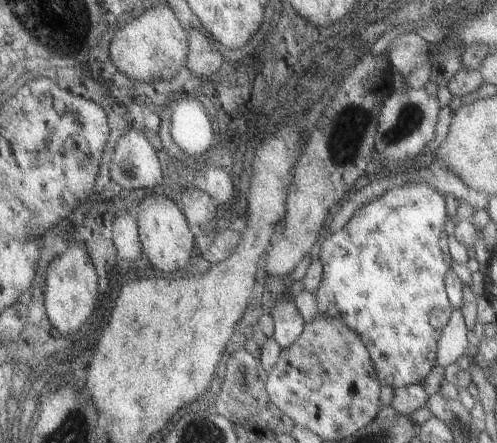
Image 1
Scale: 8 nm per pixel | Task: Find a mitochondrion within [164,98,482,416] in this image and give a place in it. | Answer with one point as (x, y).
(344, 144)

